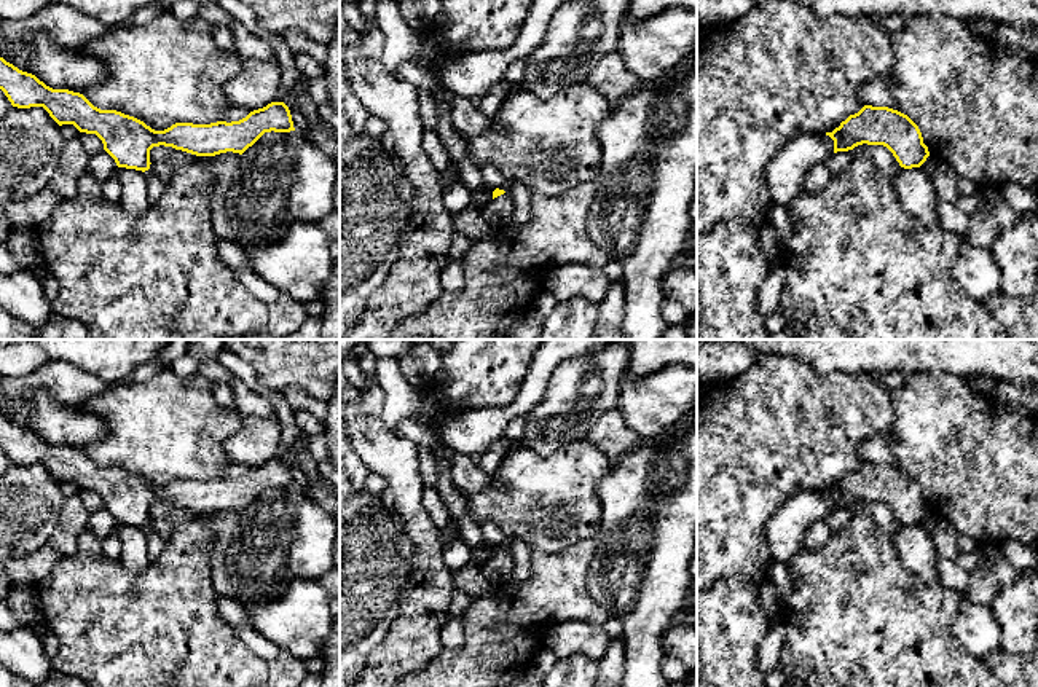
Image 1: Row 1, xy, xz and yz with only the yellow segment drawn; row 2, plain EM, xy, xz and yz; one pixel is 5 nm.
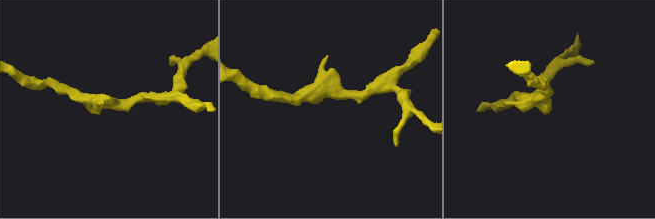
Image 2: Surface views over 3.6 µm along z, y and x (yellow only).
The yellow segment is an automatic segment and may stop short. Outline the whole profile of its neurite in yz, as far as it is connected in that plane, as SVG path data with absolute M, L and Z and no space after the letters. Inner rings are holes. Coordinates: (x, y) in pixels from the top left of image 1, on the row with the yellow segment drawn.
M864 105L826 135L834 140L834 153L863 143L883 145L904 169L920 167L930 156L918 126L907 115L888 107Z

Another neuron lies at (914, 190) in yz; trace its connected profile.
M920 167L904 169L893 179L901 207L930 230L939 228L938 202L931 180Z

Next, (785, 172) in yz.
M800 134L789 140L765 167L770 201L786 207L804 188L805 174L832 153L834 140L826 134Z

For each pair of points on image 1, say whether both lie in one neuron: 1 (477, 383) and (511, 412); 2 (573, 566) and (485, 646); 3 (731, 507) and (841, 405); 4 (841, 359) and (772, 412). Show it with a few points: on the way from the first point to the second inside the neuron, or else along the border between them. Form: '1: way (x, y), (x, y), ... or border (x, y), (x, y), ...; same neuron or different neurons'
1: border (525, 373), (518, 392), (509, 402), (467, 412); different neurons
2: way (550, 588), (507, 628); same neuron
3: way (758, 482), (817, 423); same neuron
4: border (788, 356), (807, 361), (823, 375), (857, 373); different neurons

